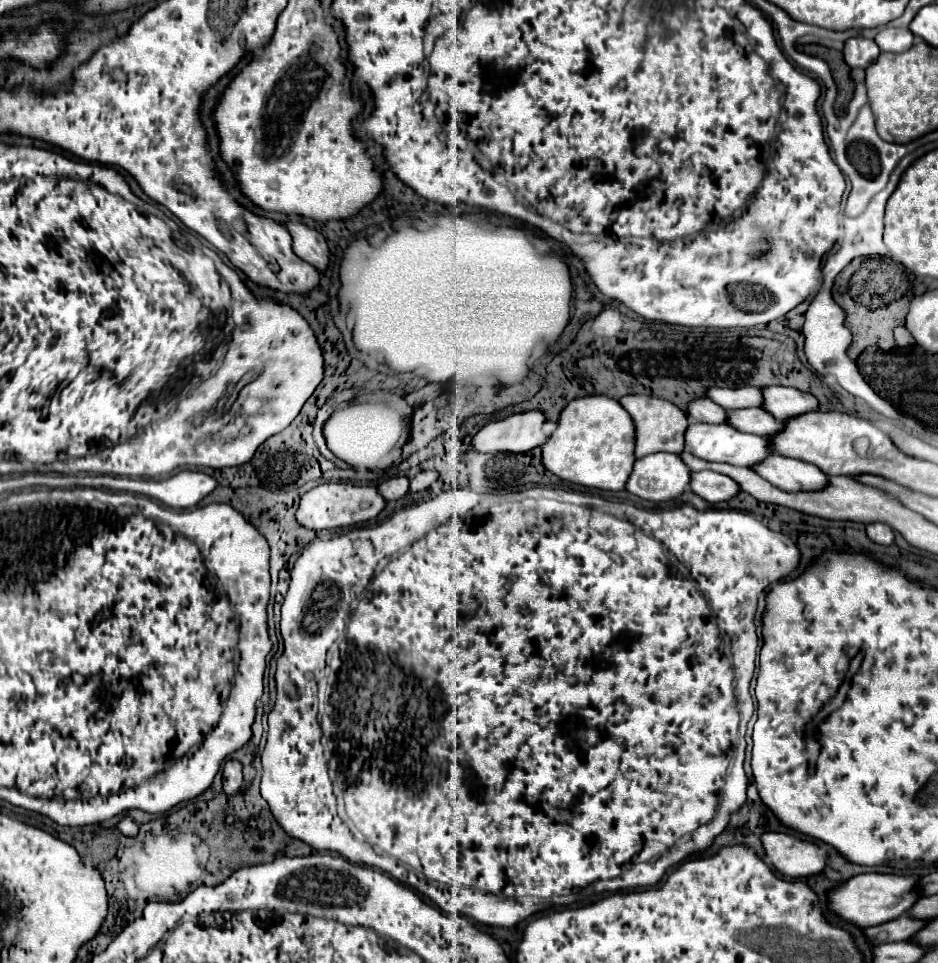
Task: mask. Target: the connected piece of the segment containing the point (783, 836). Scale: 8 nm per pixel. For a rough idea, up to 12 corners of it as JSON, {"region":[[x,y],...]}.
{"region":[[764,833],[772,865],[786,877],[816,875],[828,853],[788,833]]}

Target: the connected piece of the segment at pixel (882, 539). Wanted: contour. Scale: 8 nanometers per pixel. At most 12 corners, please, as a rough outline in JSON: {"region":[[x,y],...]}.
{"region":[[884,523],[866,525],[874,543],[892,545],[894,531]]}

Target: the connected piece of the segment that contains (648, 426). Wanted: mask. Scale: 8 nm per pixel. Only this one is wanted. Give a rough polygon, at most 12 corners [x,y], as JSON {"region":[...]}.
{"region":[[626,395],[636,457],[682,453],[688,415],[674,403]]}

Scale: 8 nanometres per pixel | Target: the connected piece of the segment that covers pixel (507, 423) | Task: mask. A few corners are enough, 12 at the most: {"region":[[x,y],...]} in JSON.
{"region":[[542,411],[508,415],[472,439],[482,453],[524,453],[546,443]]}

